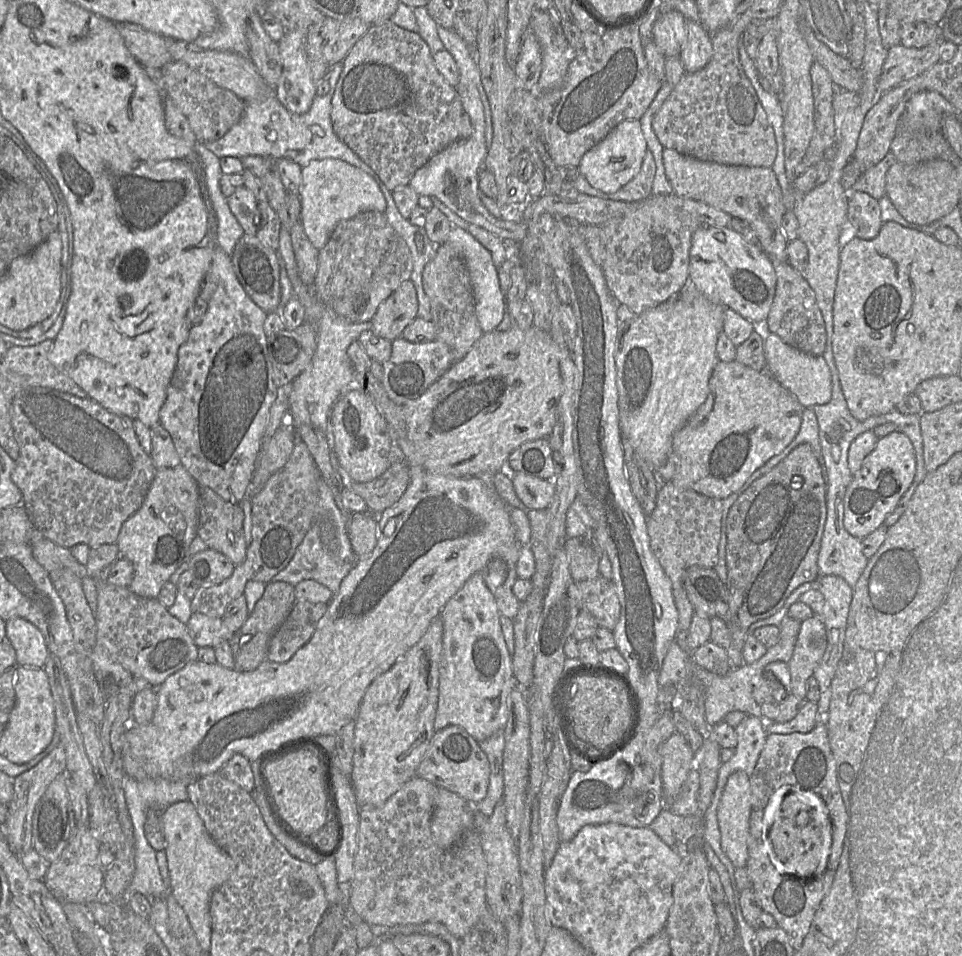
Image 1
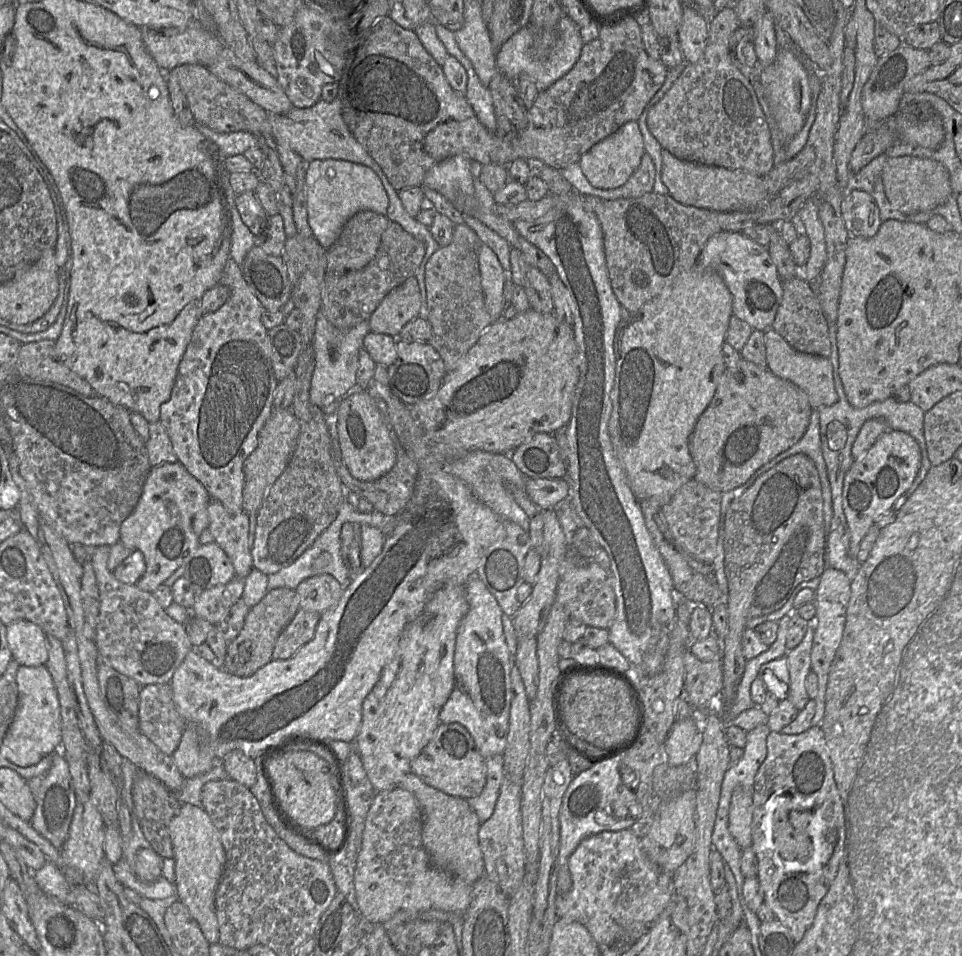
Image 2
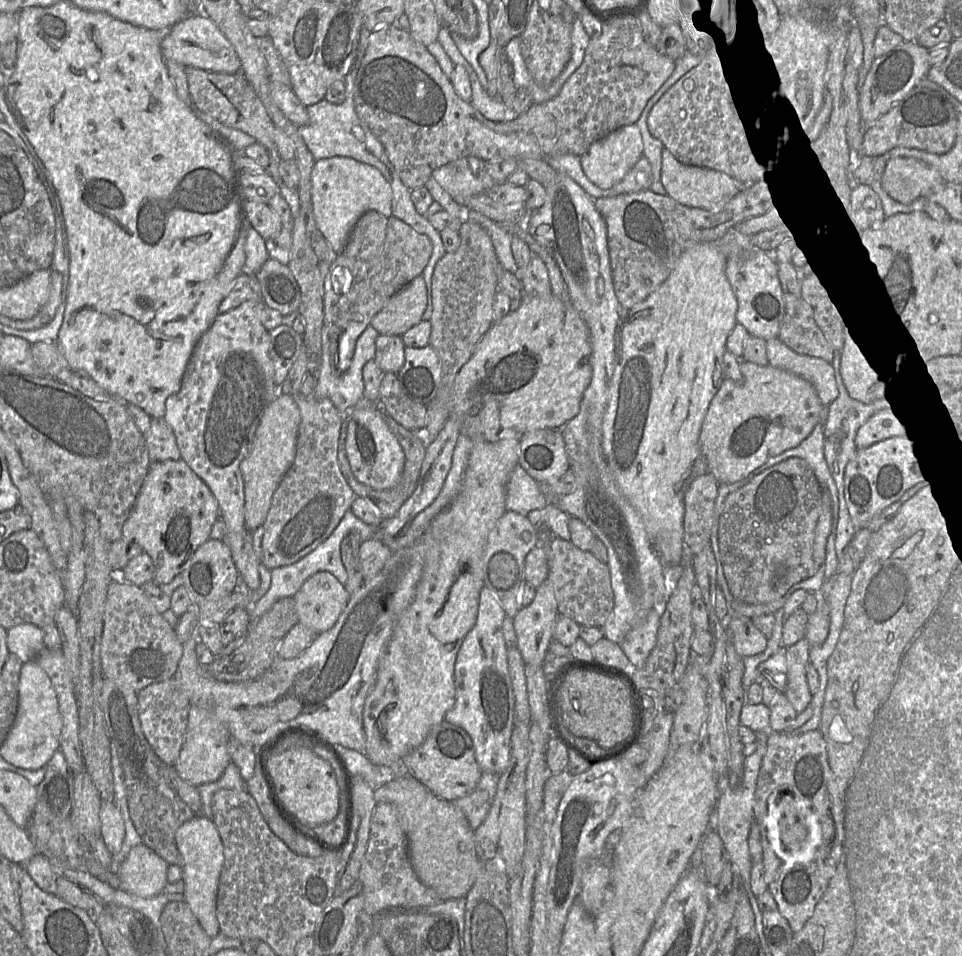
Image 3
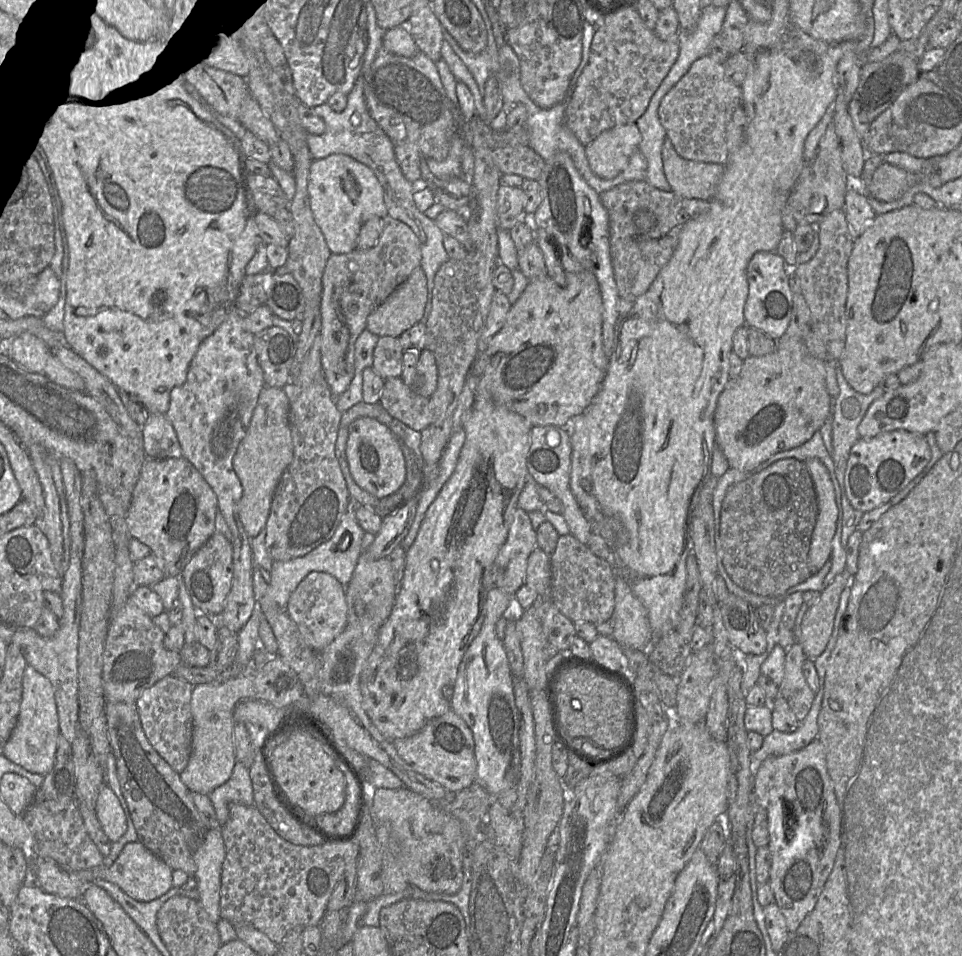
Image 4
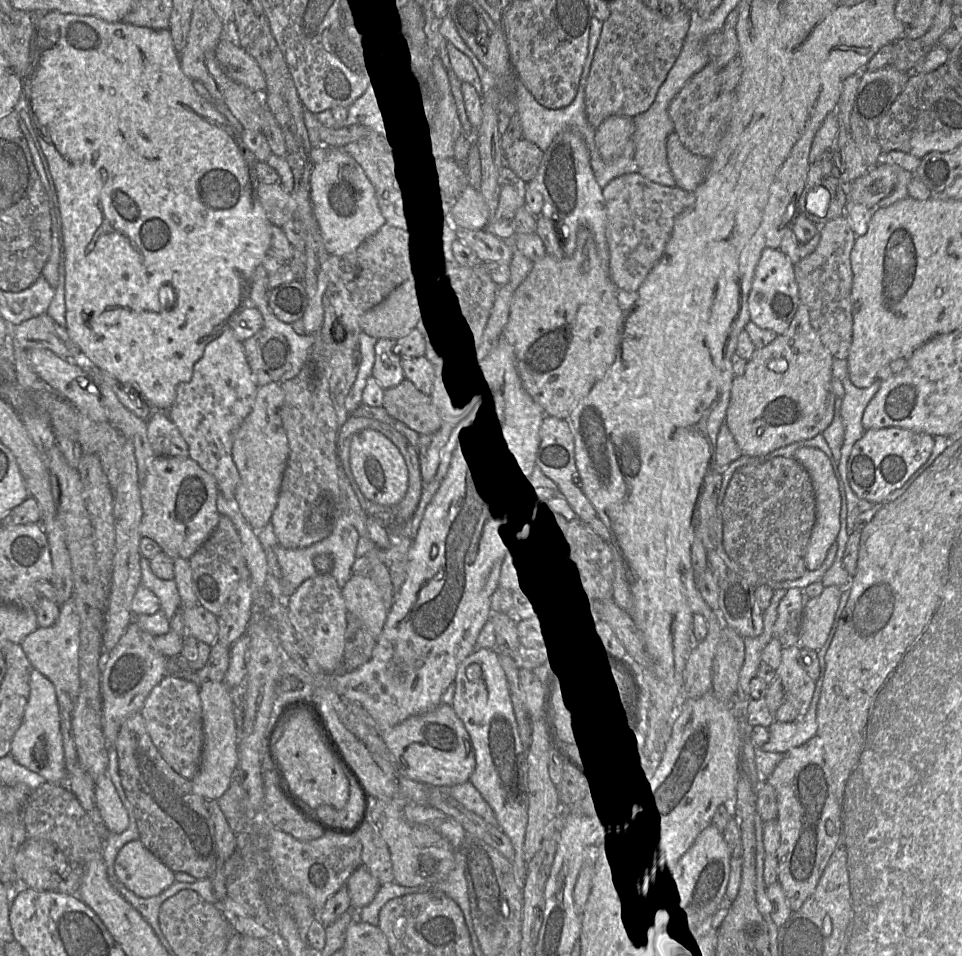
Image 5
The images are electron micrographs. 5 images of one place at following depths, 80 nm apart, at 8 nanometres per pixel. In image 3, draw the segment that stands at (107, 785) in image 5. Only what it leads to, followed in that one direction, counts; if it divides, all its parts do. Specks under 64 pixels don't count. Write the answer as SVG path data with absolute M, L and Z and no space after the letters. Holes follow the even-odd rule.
M102 801L100 807L101 836L111 854L120 851L125 837L125 825L114 801Z

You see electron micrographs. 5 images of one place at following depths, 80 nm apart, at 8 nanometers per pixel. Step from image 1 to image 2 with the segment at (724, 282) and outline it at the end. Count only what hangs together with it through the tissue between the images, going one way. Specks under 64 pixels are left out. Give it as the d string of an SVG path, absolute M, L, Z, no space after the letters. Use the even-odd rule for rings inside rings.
M721 231L711 236L700 251L696 266L718 273L732 295L732 312L754 330L772 329L783 296L782 280L769 255L761 245L741 232Z

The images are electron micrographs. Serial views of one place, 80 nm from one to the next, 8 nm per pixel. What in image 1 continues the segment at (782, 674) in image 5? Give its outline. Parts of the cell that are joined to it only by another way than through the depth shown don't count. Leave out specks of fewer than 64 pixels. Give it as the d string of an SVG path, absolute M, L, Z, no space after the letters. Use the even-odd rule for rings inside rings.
M816 616L801 622L801 628L794 646L788 668L790 671L790 693L805 701L806 682L813 676L827 646L827 630Z

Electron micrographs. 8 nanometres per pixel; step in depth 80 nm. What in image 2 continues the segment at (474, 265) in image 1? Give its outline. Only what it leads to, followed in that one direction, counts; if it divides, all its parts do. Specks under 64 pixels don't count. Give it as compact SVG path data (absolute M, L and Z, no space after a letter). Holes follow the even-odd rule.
M479 243L477 255L485 306L494 322L502 319L503 287L509 274L502 268L495 252L487 245Z

